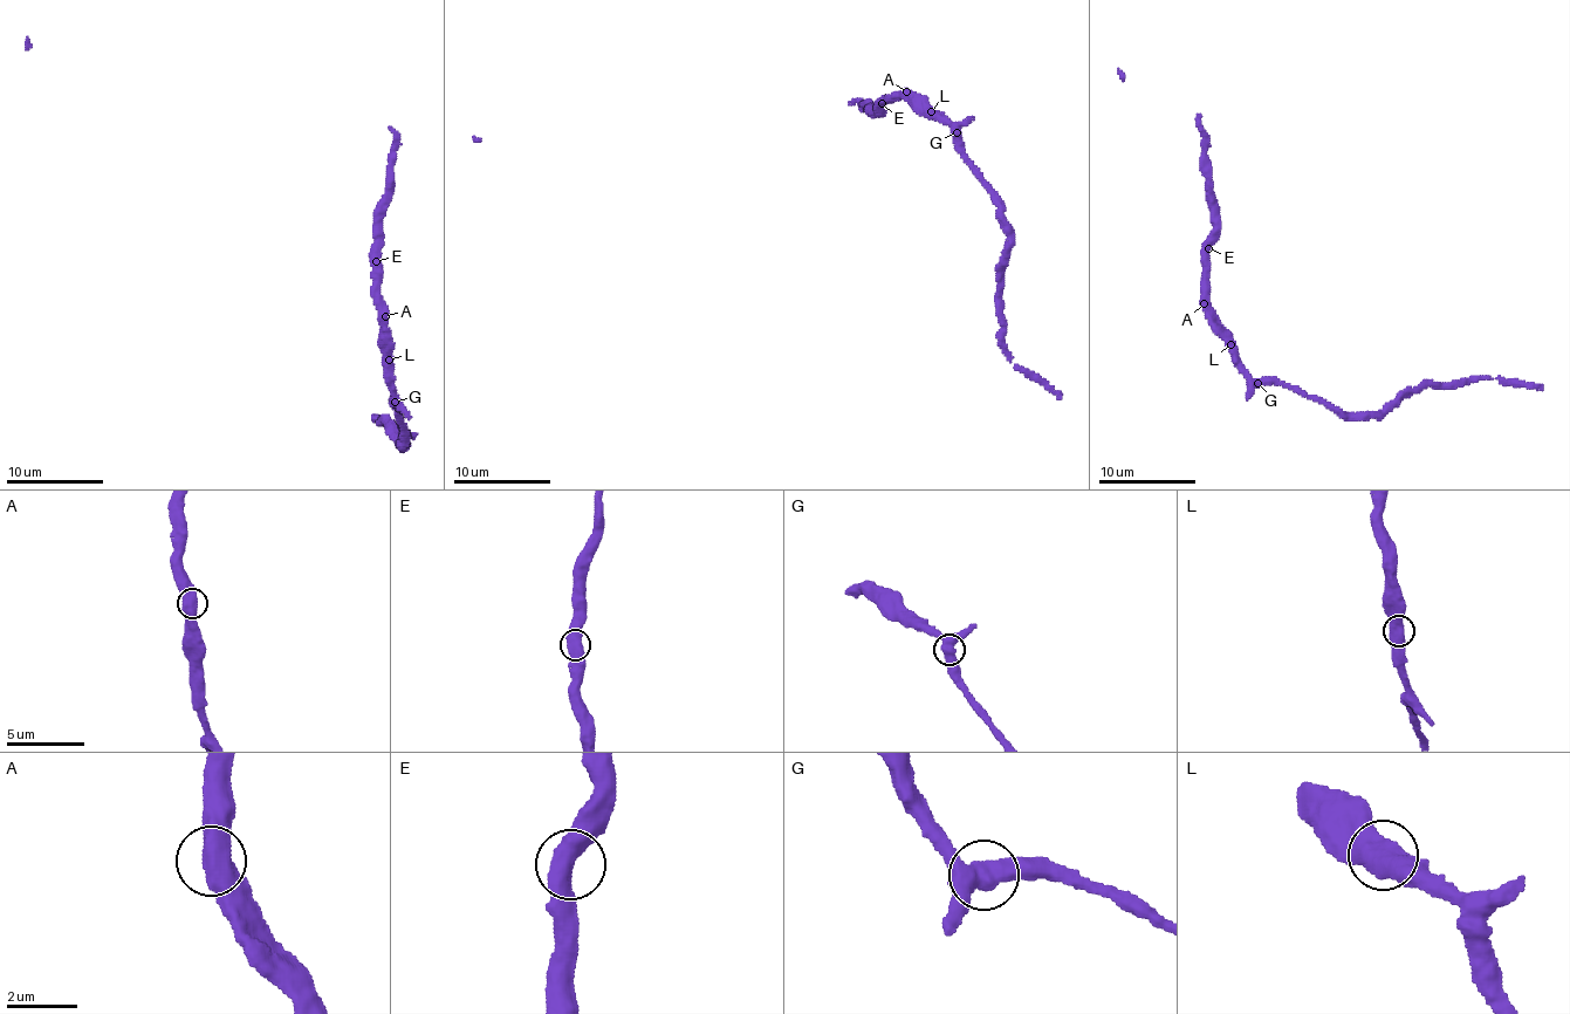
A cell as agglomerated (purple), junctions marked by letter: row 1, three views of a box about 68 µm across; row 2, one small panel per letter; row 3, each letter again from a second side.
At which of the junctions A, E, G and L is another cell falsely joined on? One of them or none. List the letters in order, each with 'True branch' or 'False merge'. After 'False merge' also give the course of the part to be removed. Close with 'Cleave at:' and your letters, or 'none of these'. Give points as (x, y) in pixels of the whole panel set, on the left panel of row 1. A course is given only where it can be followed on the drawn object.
A: True branch
E: True branch
G: True branch
L: True branch
Cleave at: none of these

